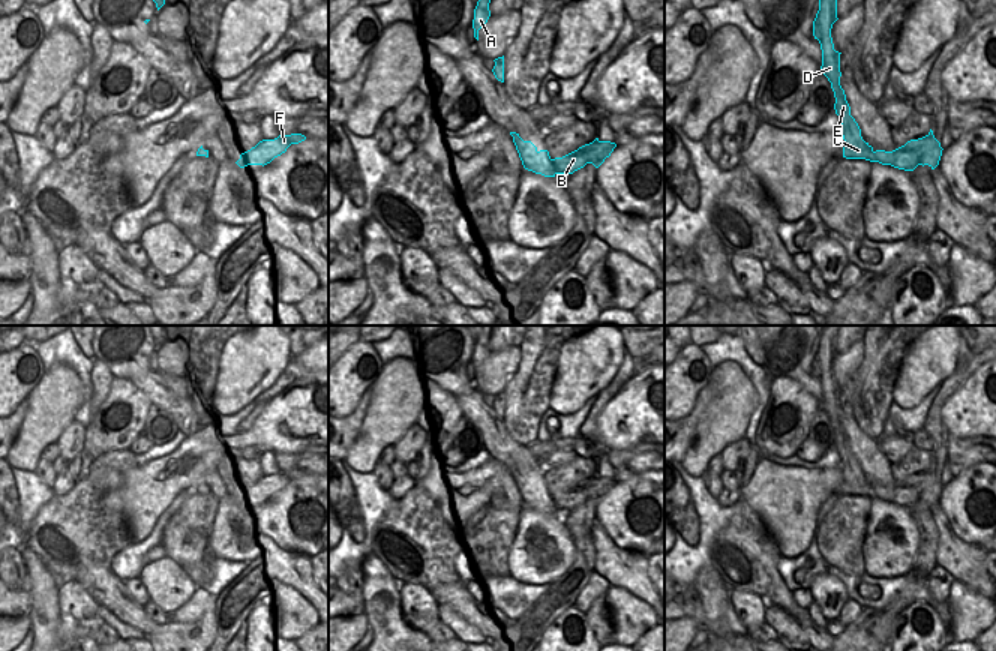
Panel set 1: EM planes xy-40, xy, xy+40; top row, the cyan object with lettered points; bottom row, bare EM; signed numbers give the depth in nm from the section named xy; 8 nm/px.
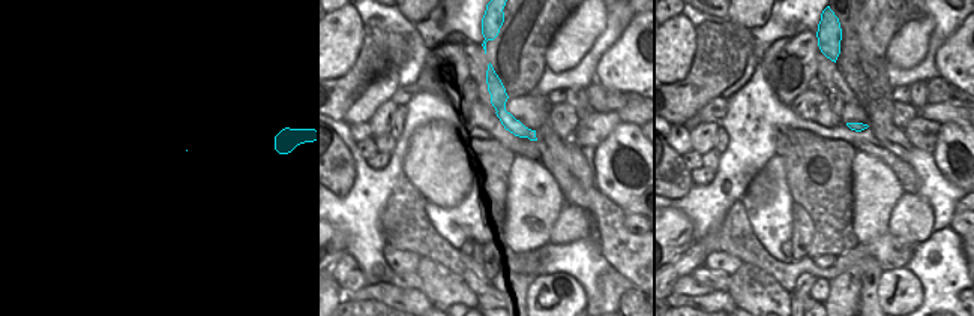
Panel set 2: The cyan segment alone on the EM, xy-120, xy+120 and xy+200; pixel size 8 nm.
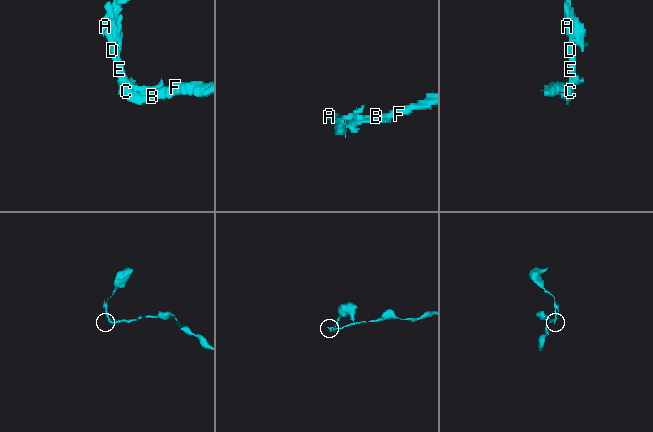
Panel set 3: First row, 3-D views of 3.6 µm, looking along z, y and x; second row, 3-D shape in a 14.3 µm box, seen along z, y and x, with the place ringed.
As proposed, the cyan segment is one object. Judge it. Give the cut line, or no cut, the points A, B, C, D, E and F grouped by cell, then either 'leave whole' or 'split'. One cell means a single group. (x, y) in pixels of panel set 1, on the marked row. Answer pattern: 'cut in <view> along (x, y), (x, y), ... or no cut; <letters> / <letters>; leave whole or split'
cut in xy+40 along (933, 135), (926, 144), (915, 149), (891, 152); A C D E / B F; split

